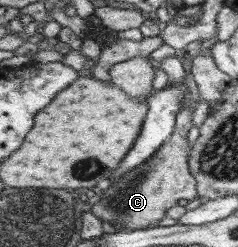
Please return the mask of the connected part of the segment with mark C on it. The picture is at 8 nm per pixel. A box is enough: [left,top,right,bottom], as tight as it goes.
[91,105,199,230]

